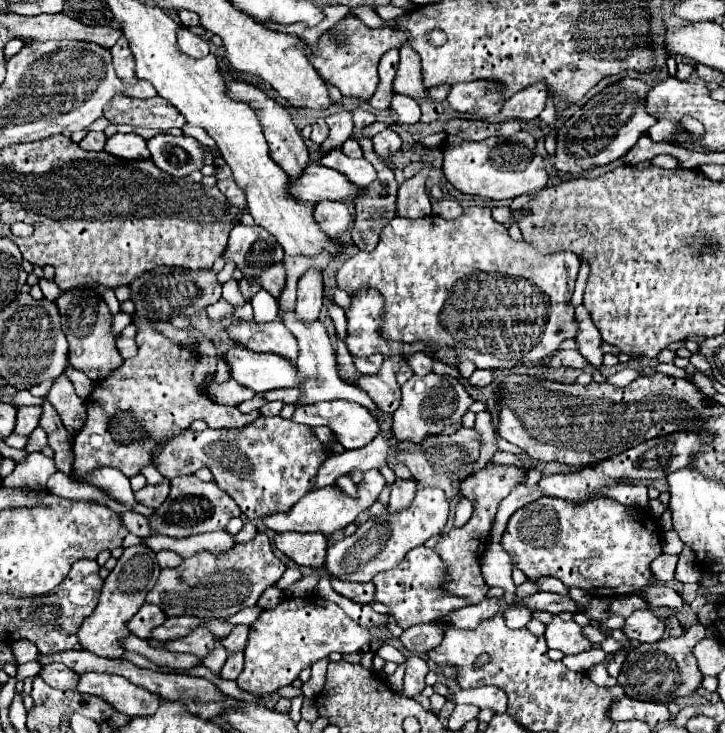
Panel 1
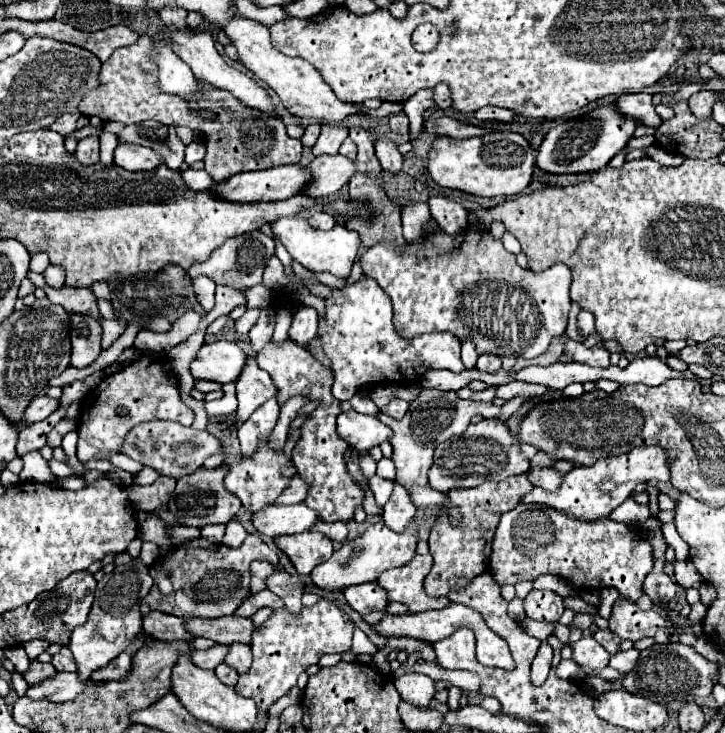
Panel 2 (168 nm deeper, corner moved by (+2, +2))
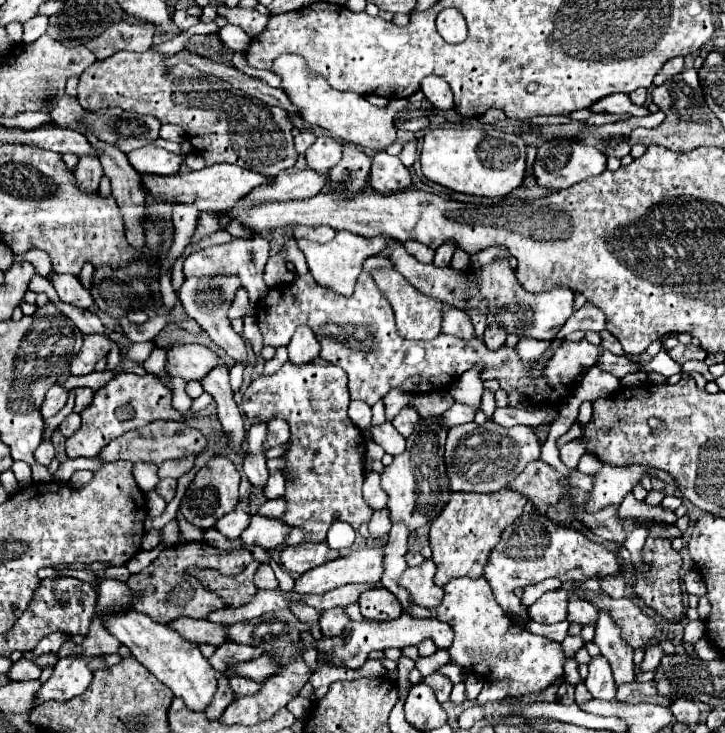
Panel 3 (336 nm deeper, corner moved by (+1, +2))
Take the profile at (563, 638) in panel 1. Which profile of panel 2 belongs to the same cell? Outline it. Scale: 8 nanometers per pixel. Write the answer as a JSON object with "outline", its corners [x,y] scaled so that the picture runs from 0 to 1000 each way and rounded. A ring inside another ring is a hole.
{"outline":[[[801,869],[801,874],[788,880],[788,885],[793,905],[807,915],[829,915],[840,907],[843,894],[818,869]]]}

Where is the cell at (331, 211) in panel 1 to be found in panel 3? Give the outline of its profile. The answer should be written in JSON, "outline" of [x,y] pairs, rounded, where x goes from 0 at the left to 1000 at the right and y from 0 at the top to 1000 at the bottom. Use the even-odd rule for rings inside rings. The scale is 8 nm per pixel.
{"outline":[[[439,307],[439,310],[408,310],[406,312],[406,323],[419,323],[419,326],[430,326],[430,329],[455,329],[463,321],[463,315],[452,307]]]}

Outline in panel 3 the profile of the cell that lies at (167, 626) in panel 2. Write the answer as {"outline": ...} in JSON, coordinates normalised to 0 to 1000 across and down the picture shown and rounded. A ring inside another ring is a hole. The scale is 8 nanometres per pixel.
{"outline":[[[246,842],[243,847],[234,847],[234,858],[246,861],[254,872],[259,872],[265,877],[292,877],[298,883],[312,874],[309,855],[312,853],[259,844],[259,842]]]}

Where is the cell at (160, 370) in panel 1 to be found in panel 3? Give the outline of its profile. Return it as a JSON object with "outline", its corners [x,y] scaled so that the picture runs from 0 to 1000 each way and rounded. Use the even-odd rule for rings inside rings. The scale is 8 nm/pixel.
{"outline":[[[163,509],[141,531],[130,536],[130,547],[110,566],[113,566],[113,583],[99,596],[91,599],[91,618],[97,626],[132,623],[154,599],[215,572],[257,574],[257,569],[237,555],[234,531],[212,509],[199,512]]]}

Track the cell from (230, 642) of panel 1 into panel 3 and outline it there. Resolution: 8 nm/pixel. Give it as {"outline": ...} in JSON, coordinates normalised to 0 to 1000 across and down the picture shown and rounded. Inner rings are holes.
{"outline":[[[320,921],[317,924],[317,937],[320,937],[323,948],[331,951],[331,948],[348,948],[348,945],[353,945],[359,940],[359,932],[345,929],[342,924],[323,924]]]}

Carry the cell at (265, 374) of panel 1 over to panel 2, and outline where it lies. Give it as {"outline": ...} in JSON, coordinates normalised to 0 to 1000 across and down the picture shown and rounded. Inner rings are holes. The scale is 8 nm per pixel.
{"outline":[[[294,465],[283,468],[261,498],[261,506],[269,517],[297,520],[297,523],[316,523],[327,520],[335,498],[338,482],[330,476],[327,468],[319,465]]]}

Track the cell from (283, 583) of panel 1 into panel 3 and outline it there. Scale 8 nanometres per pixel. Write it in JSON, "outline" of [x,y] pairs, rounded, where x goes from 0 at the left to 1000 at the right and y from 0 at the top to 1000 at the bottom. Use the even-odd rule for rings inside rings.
{"outline":[[[356,765],[345,768],[326,787],[309,787],[295,776],[262,776],[262,782],[268,782],[284,804],[298,806],[312,820],[314,828],[331,828],[339,825],[356,806],[350,798],[350,782],[356,771],[359,771]]]}

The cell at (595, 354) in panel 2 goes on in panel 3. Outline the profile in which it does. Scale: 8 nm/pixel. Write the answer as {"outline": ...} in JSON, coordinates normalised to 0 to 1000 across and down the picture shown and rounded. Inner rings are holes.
{"outline":[[[830,476],[830,479],[828,479],[822,498],[830,501],[833,506],[850,512],[852,517],[858,517],[863,509],[874,509],[874,506],[880,506],[872,490],[866,490],[863,484],[861,484],[861,487],[852,487],[852,484],[841,482],[839,476]]]}

